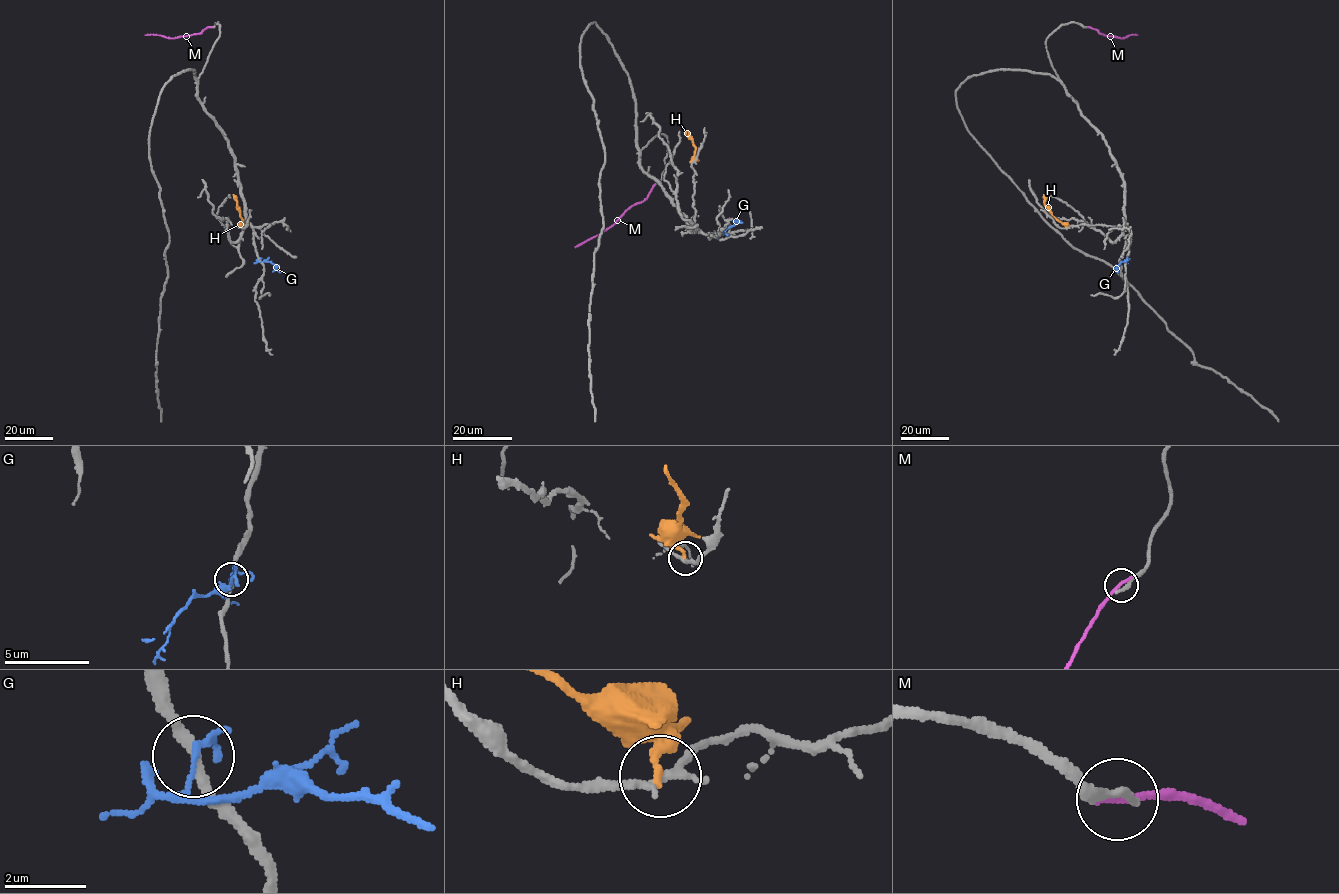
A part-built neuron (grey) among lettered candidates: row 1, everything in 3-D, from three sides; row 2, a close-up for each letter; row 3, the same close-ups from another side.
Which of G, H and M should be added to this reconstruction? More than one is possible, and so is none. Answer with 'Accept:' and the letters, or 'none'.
Accept: none

